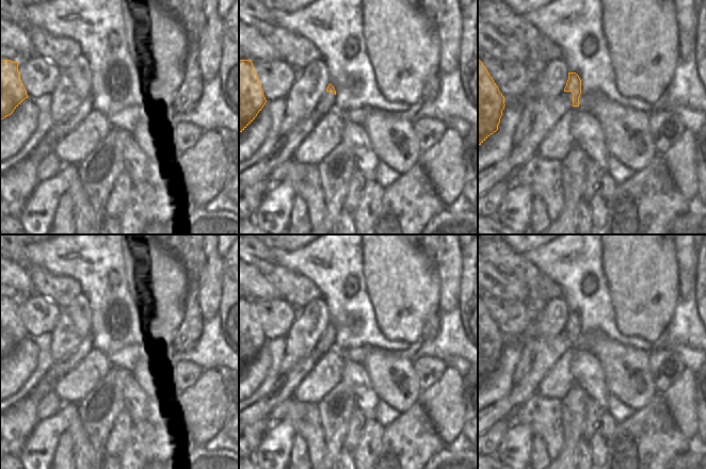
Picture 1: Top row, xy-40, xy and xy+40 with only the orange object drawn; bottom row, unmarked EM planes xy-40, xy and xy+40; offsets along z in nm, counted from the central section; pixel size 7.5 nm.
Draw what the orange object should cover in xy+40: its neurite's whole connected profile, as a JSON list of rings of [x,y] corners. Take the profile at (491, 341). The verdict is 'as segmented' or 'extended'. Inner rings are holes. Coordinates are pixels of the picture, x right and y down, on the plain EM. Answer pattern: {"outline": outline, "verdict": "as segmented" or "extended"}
{"outline": [[[478,298],[478,386],[498,369],[504,344],[504,336]]], "verdict": "as segmented"}

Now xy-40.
{"outline": [[[0,298],[0,359],[11,354],[28,337],[20,319],[18,301]]], "verdict": "as segmented"}

